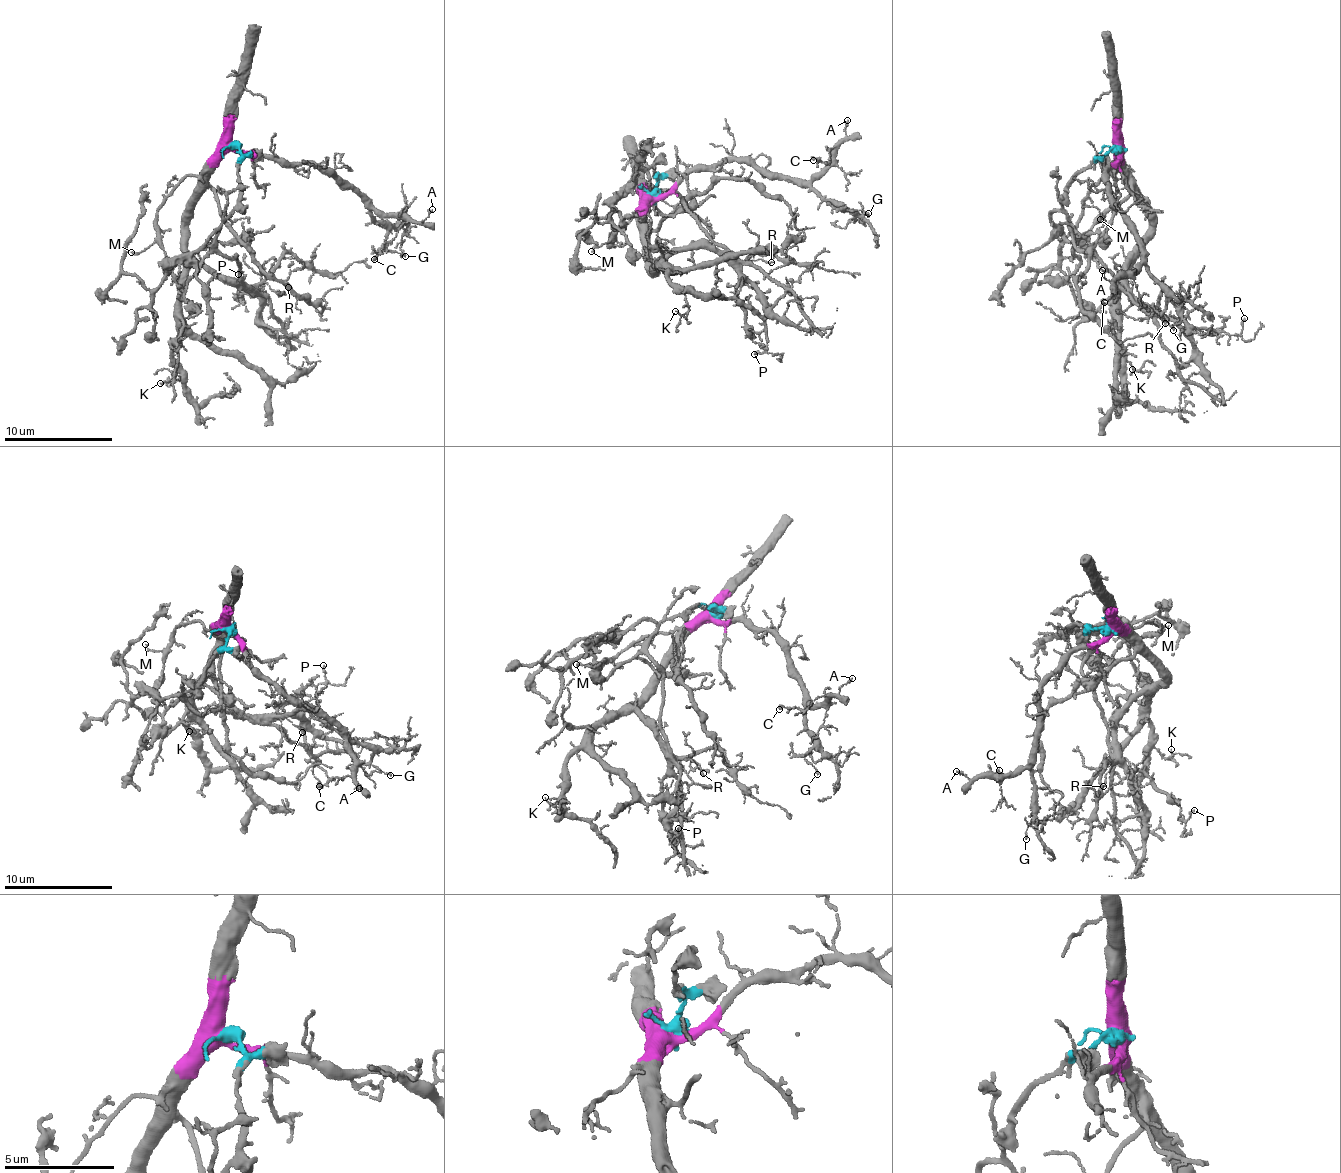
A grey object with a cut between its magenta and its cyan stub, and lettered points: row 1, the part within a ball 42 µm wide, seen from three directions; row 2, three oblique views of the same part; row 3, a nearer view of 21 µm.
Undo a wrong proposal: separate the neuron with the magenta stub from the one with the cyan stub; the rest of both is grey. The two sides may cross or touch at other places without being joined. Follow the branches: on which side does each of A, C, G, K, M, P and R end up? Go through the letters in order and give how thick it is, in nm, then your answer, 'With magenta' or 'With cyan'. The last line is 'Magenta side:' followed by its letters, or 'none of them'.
A: Thickness 130 nm. With magenta
C: Thickness 110 nm. With magenta
G: Thickness 110 nm. With magenta
K: Thickness 100 nm. With magenta
M: Thickness 130 nm. With magenta
P: Thickness 140 nm. With magenta
R: Thickness 100 nm. With magenta
Magenta side: A, C, G, K, M, P, R

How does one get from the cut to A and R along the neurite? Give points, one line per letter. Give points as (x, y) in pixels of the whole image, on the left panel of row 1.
A: (230, 145), (274, 161), (322, 165), (385, 214), (420, 222), (431, 209)
R: (230, 145), (200, 185), (200, 195), (187, 222), (186, 250), (224, 276), (250, 287), (271, 277), (289, 288)

